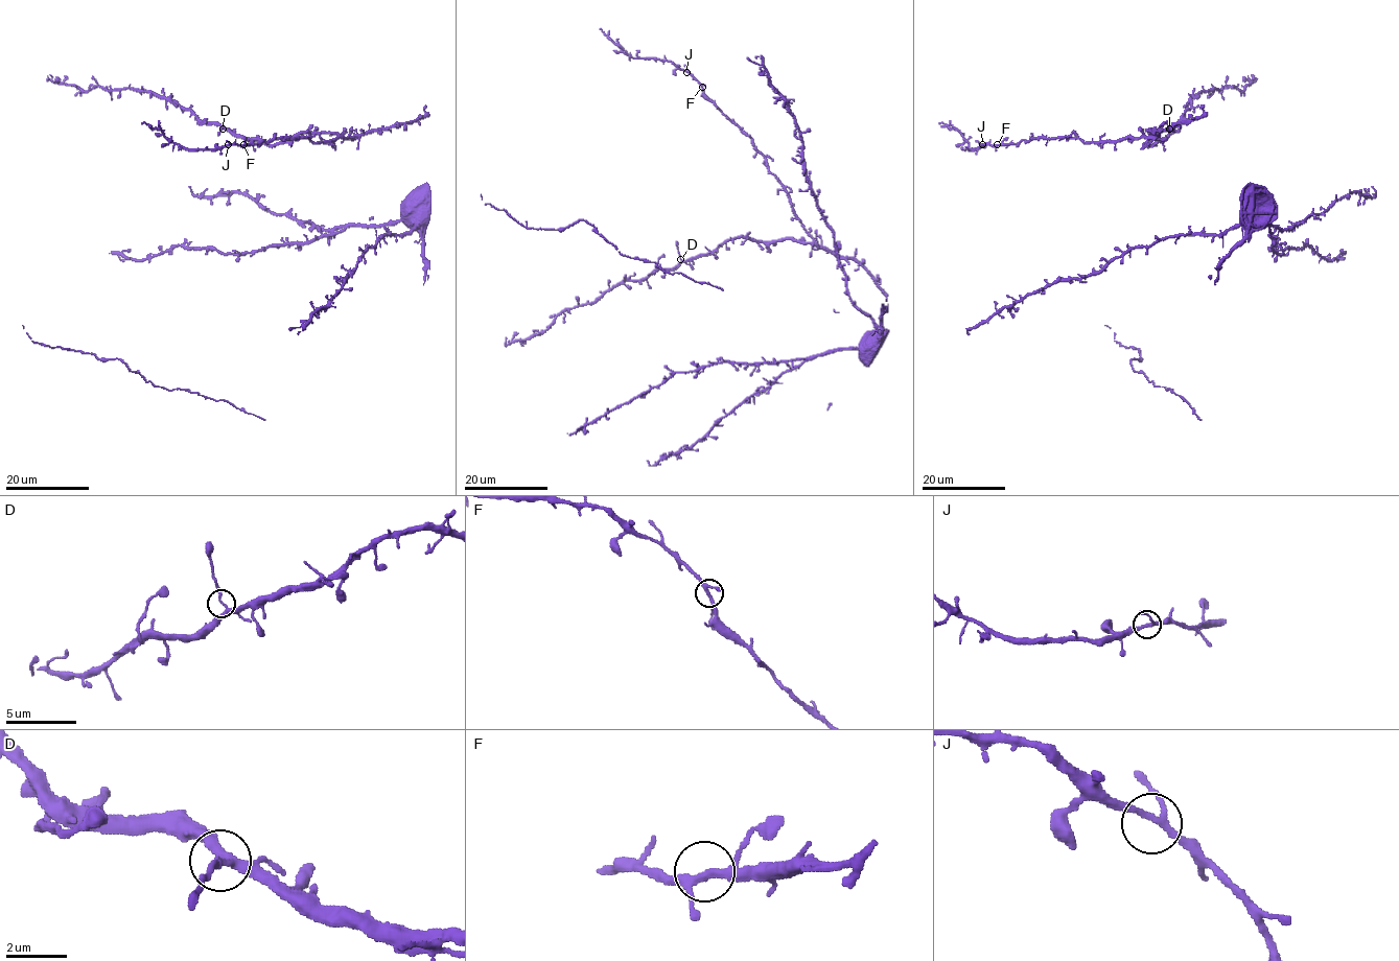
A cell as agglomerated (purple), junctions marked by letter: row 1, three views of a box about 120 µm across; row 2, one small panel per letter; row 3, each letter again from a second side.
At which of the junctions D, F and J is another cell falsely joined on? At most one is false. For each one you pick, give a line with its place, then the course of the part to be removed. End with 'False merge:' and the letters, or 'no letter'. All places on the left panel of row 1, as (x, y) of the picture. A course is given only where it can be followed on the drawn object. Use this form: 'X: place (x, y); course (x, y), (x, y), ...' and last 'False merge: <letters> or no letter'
D: place (223, 129)
False merge: D

